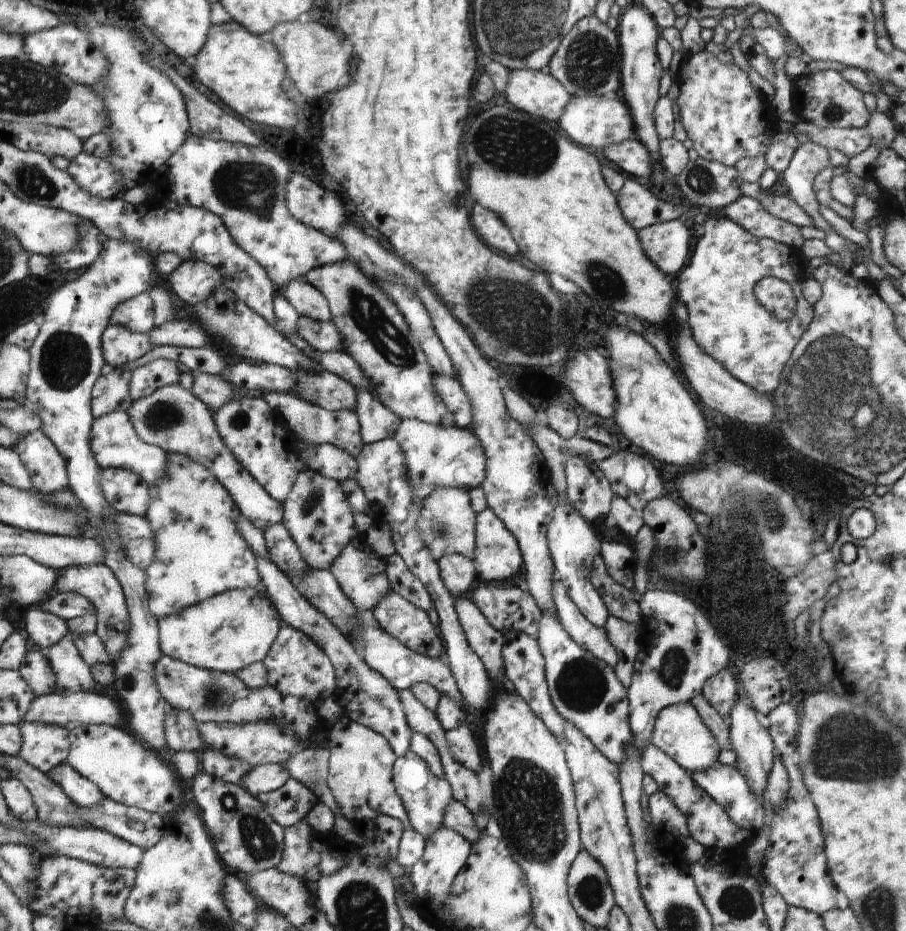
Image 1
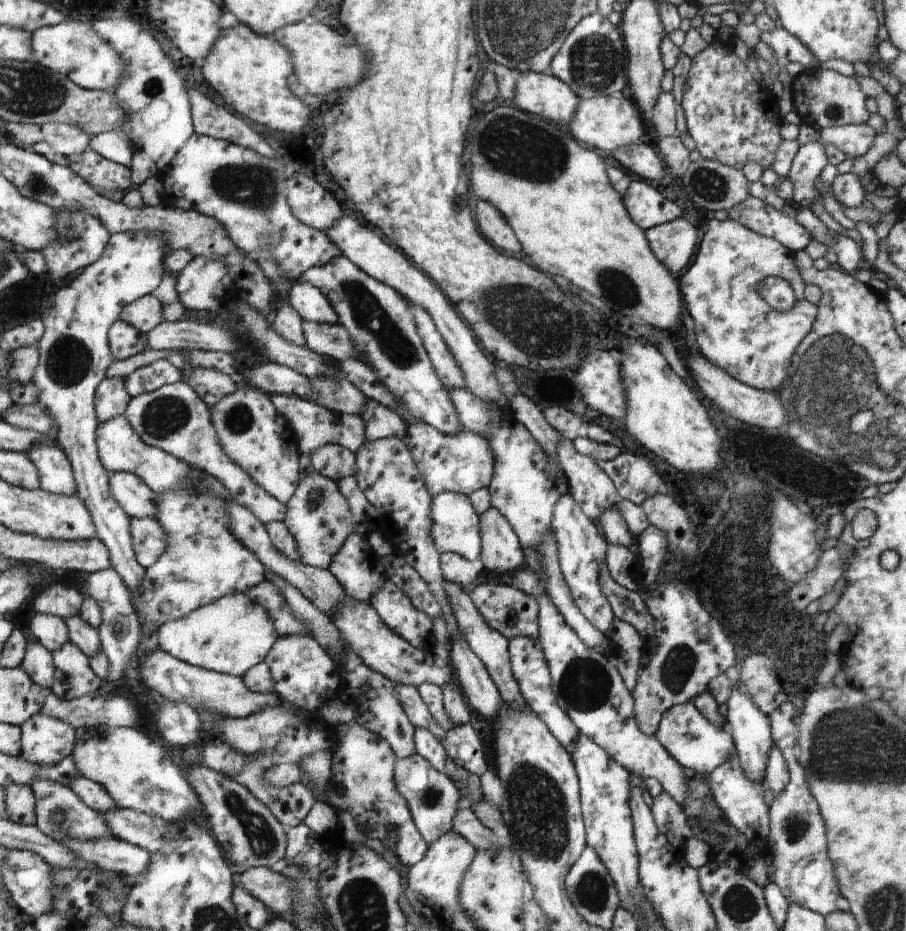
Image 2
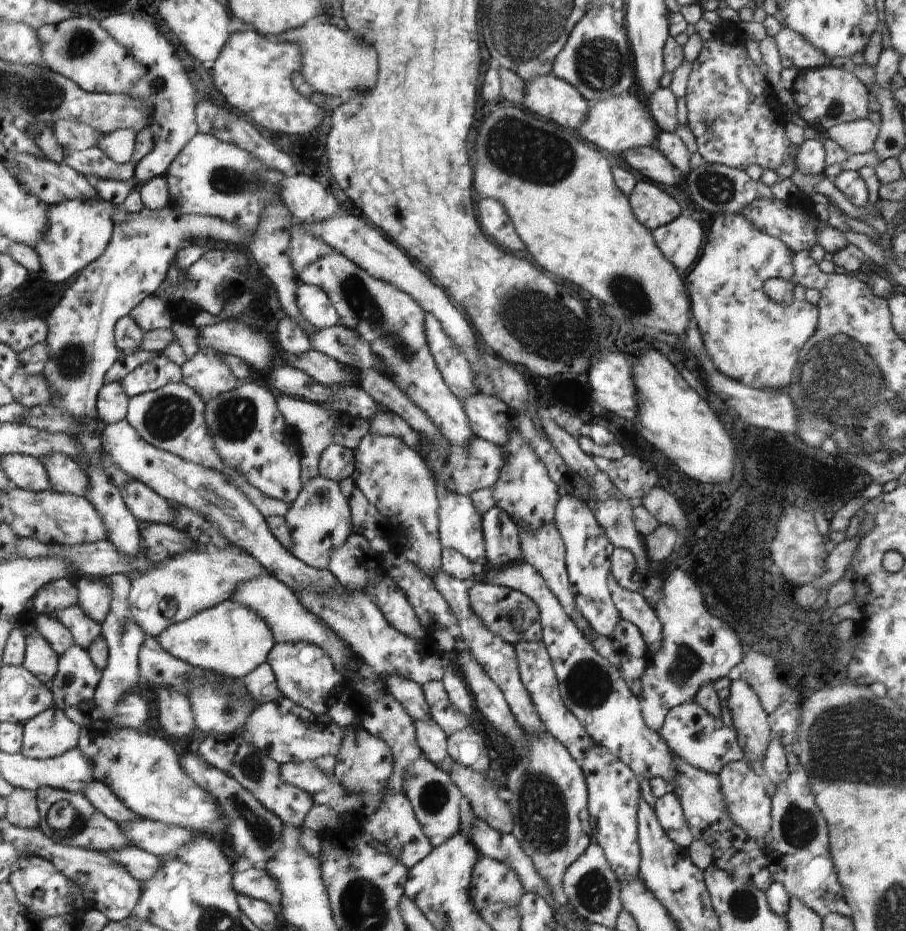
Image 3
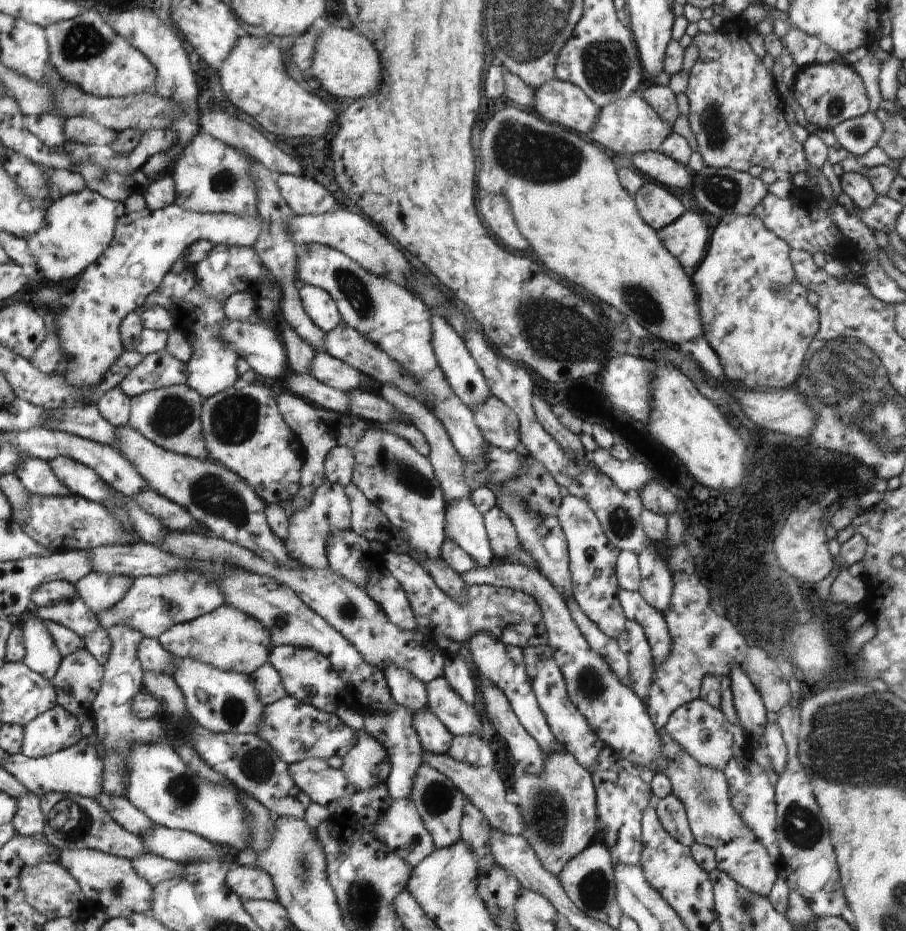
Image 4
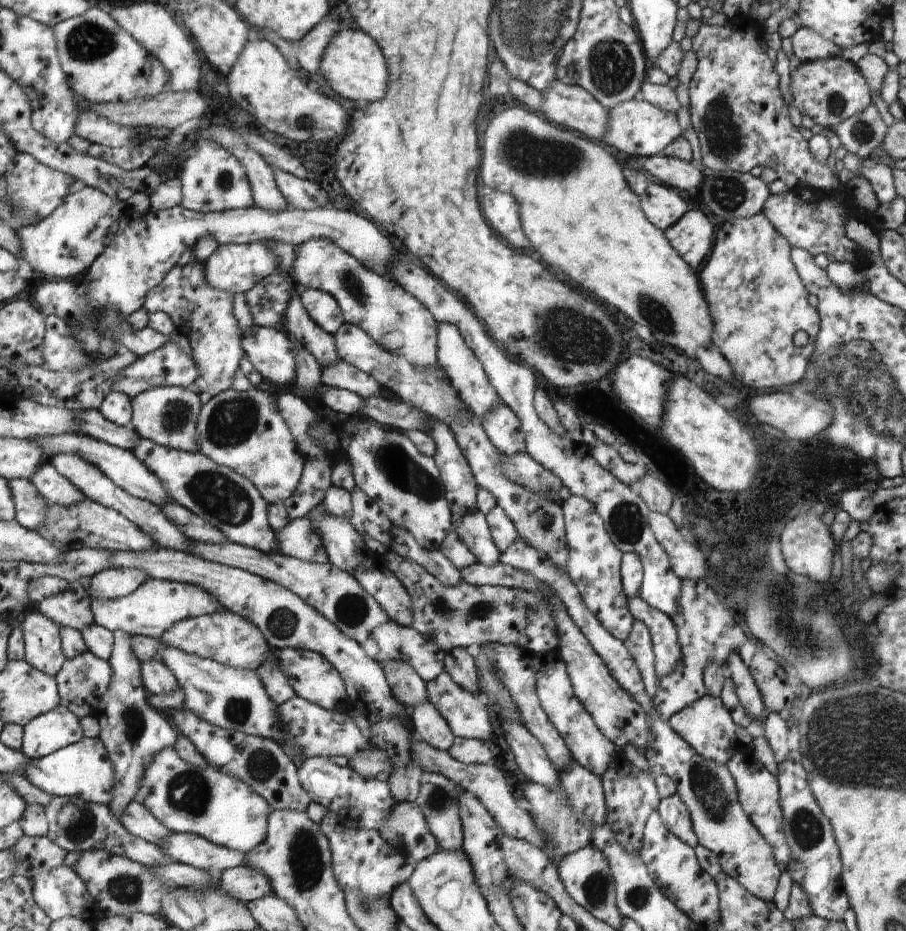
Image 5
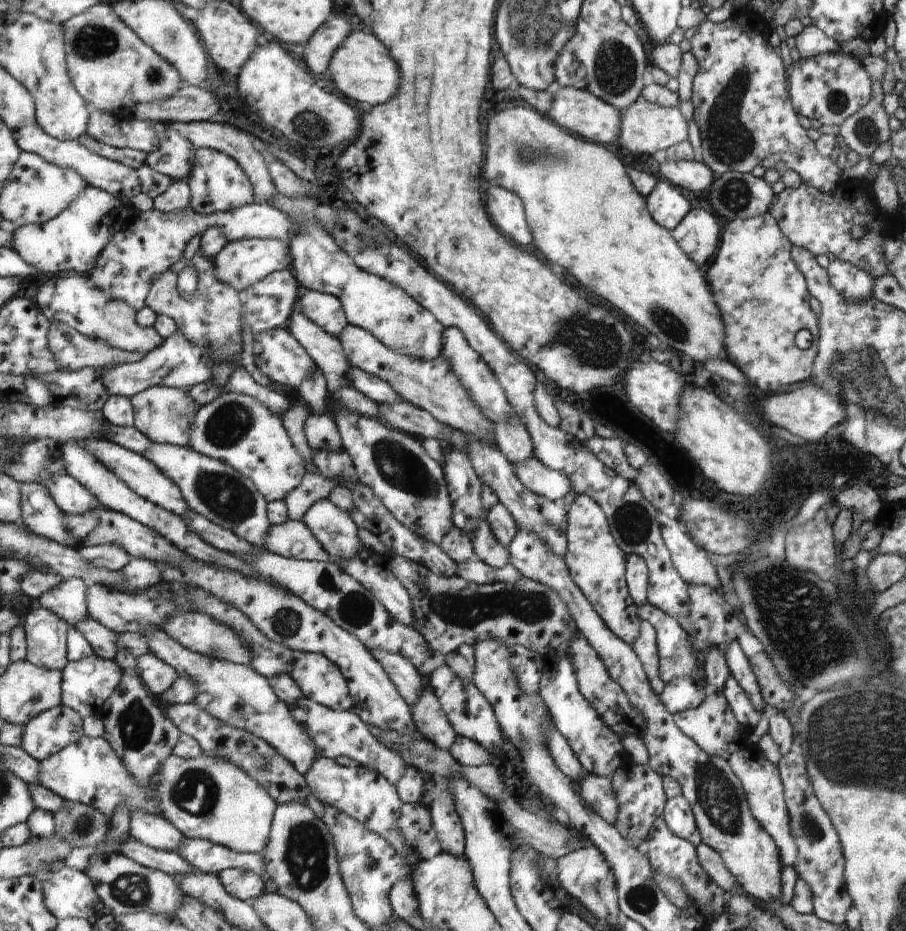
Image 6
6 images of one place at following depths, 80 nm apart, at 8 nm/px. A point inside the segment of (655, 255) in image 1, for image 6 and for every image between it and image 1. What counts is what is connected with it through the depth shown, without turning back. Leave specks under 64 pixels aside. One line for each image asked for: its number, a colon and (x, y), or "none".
2: (674, 242)
3: (680, 241)
4: (687, 238)
5: (691, 236)
6: (698, 234)

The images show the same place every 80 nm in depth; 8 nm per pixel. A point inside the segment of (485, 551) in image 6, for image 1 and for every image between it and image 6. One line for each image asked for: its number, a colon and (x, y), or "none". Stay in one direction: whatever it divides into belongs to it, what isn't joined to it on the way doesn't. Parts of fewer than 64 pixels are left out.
1: (448, 524)
2: (457, 526)
3: (460, 528)
4: (465, 527)
5: (473, 529)

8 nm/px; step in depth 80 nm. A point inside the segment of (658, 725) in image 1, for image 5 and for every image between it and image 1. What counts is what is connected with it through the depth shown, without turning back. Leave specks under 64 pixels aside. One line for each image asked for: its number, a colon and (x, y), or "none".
2: (695, 743)
3: (706, 742)
4: (701, 730)
5: (706, 726)

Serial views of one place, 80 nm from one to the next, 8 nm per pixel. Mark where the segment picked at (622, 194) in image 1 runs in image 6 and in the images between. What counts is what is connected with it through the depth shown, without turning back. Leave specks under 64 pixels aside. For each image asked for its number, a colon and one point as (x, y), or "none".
2: (646, 206)
3: (653, 207)
4: (659, 208)
5: (660, 203)
6: (668, 207)

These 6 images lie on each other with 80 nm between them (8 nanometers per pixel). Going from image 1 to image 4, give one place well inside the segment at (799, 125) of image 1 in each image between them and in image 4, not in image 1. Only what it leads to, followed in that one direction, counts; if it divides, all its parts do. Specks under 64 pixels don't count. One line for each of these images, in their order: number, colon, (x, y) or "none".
2: (854, 140)
3: (857, 137)
4: (858, 135)

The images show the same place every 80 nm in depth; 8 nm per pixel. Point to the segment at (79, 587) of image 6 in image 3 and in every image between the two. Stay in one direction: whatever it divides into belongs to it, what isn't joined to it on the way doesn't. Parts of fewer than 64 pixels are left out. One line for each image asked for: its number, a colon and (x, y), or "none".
3: (84, 629)
4: (74, 614)
5: (71, 608)

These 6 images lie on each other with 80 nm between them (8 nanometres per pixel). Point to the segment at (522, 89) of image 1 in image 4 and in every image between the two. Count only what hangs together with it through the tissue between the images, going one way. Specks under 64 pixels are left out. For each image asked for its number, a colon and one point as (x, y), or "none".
2: (543, 94)
3: (551, 98)
4: (561, 102)

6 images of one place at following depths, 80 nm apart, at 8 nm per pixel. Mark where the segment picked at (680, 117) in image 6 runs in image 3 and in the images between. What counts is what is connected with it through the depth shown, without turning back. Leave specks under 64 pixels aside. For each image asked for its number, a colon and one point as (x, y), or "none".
3: (616, 124)
4: (626, 126)
5: (635, 126)

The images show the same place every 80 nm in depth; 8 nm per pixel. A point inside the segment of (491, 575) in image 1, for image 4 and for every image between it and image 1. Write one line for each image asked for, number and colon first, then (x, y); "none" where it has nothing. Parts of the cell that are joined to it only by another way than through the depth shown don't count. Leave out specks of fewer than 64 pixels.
2: (501, 552)
3: (501, 537)
4: (502, 535)

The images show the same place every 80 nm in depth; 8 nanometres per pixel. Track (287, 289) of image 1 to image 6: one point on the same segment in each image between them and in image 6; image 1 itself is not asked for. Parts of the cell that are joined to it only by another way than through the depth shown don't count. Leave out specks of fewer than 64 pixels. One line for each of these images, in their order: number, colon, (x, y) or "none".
2: (310, 303)
3: (316, 307)
4: (322, 309)
5: (322, 307)
6: (326, 311)

